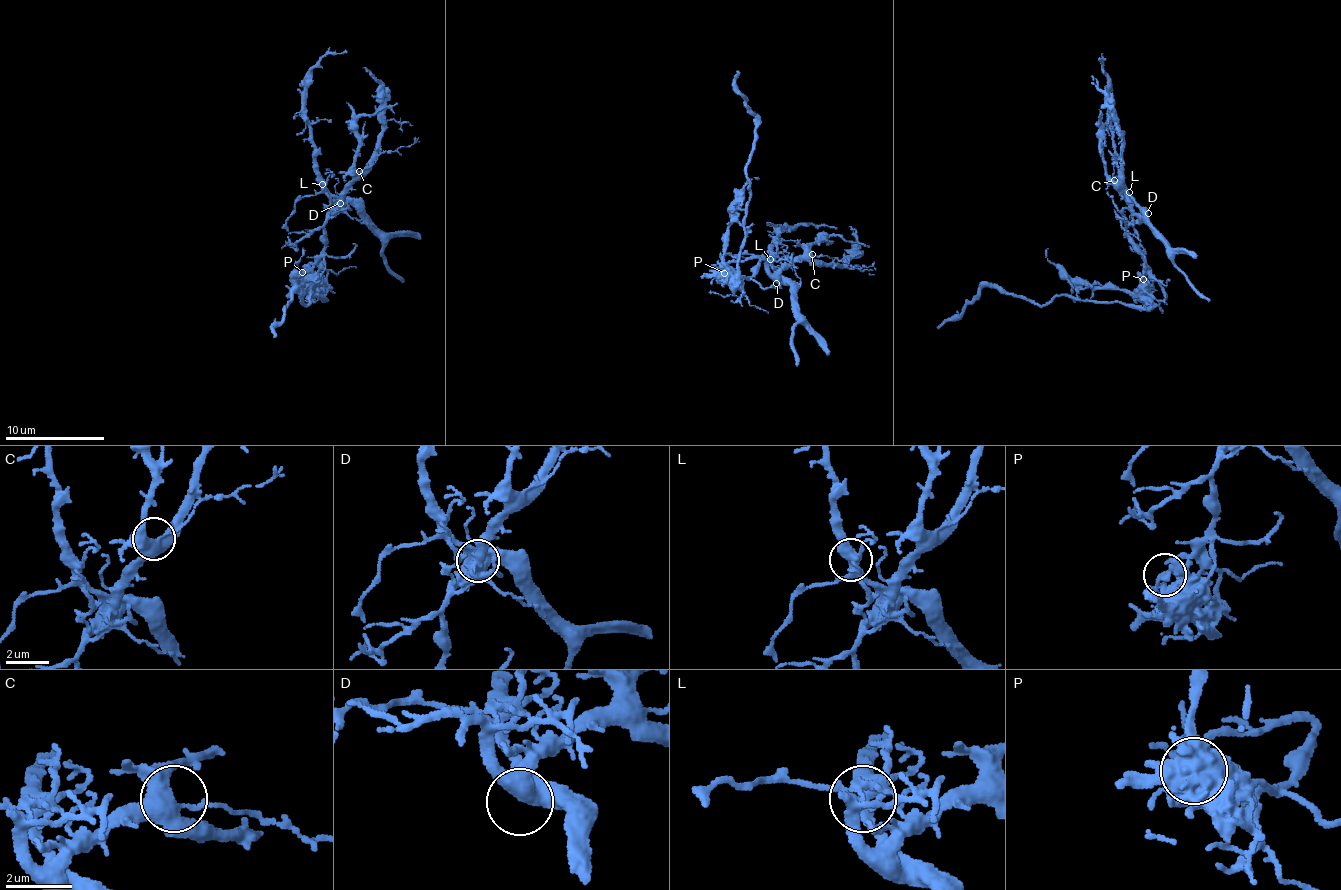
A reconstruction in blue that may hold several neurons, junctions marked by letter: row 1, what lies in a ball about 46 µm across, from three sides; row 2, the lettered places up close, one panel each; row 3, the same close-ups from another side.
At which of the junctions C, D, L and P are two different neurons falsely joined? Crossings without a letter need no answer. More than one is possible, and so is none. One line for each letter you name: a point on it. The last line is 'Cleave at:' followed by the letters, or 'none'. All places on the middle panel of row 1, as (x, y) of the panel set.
P: place (724, 273)
Cleave at: P

